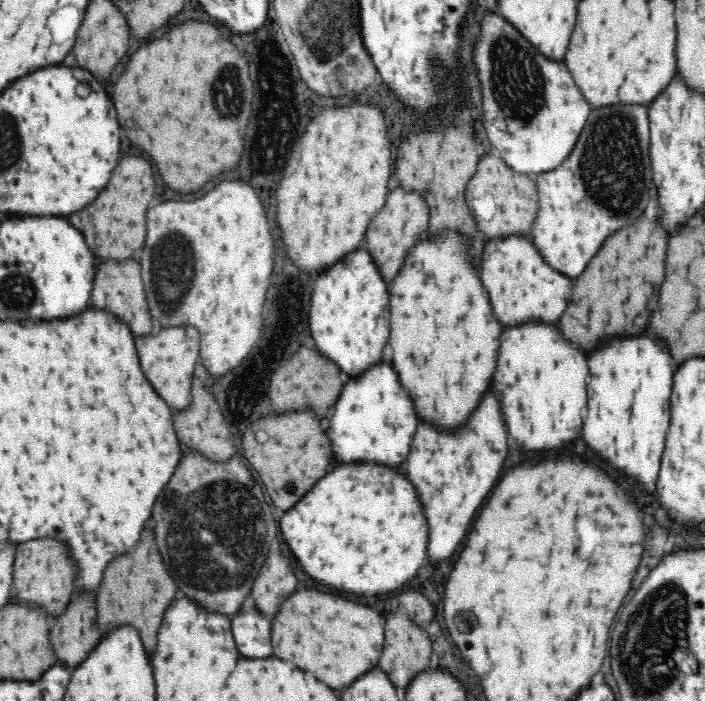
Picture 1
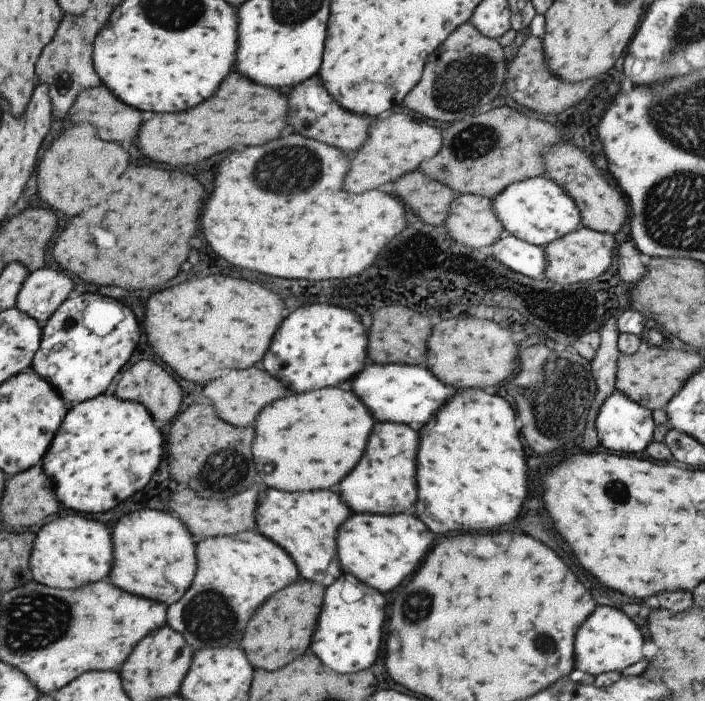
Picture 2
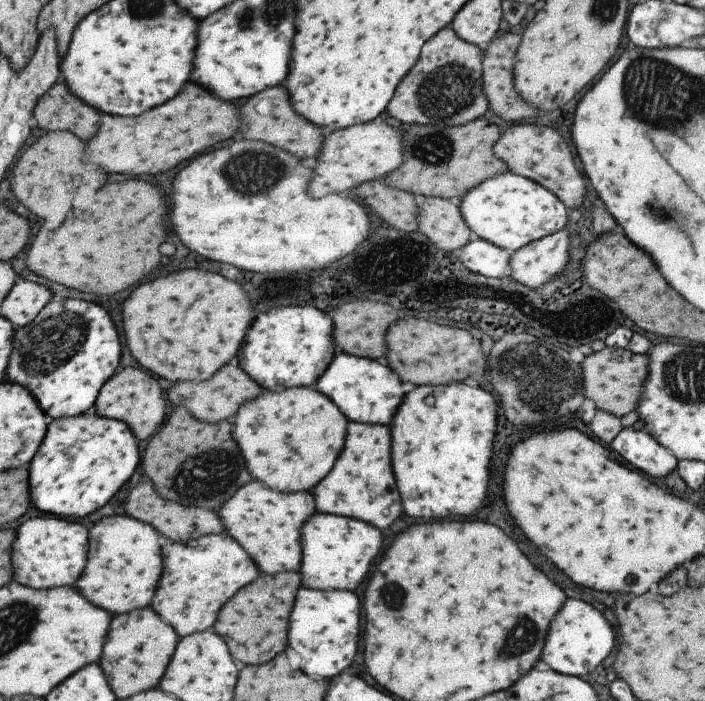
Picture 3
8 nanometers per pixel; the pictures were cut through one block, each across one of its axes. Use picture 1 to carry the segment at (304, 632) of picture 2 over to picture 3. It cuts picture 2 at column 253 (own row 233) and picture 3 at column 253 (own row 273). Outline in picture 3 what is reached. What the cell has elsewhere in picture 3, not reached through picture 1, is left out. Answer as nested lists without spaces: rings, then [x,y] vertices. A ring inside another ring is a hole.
[[[281,572],[273,576],[259,574],[259,578],[253,584],[247,584],[237,592],[237,596],[231,596],[223,608],[219,610],[217,620],[213,622],[215,632],[225,640],[229,646],[229,654],[241,662],[238,664],[263,664],[285,650],[287,640],[287,620],[289,618],[289,606],[293,608],[293,598],[299,590],[301,576],[297,572]]]

